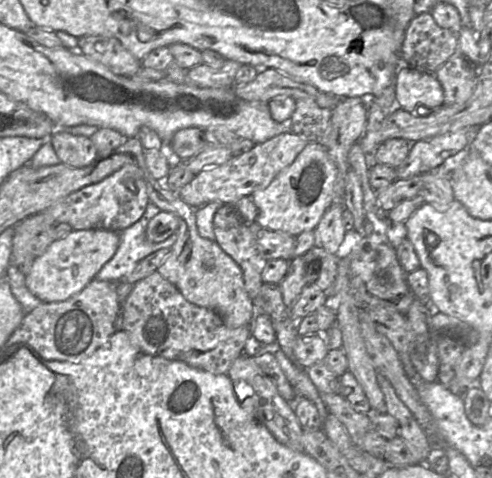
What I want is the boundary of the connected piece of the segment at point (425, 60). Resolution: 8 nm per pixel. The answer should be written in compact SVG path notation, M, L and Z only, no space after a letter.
M430 12L416 15L408 24L401 48L403 65L433 73L458 51L458 33L437 25Z

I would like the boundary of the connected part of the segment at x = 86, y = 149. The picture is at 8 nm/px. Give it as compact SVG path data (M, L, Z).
M56 129L50 136L50 142L60 161L72 167L88 166L97 156L90 137Z

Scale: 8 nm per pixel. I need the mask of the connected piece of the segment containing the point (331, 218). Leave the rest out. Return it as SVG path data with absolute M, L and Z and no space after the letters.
M333 202L314 230L315 246L322 247L328 253L336 256L346 238L346 230L342 222L344 209L343 204Z

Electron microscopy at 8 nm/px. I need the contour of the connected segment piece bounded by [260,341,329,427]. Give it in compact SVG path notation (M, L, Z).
M277 341L271 344L261 344L260 355L263 355L264 353L270 353L276 358L297 397L307 398L314 403L318 410L322 427L329 412L320 398L320 393L305 372L305 368L302 368L289 360L281 350Z

